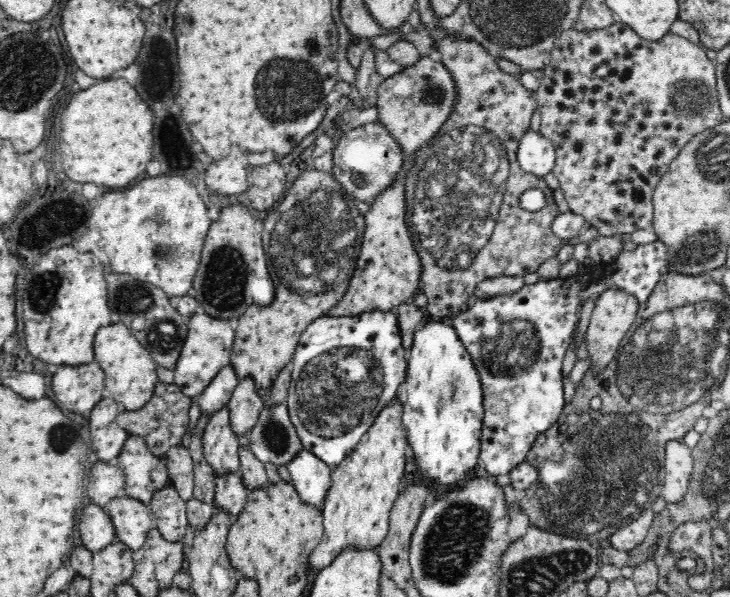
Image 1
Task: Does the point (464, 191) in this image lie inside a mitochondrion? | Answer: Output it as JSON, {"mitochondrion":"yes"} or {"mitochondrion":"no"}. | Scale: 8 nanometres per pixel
{"mitochondrion":"yes"}

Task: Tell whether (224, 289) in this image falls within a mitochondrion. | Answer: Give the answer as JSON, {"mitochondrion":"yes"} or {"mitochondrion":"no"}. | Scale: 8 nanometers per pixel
{"mitochondrion":"yes"}

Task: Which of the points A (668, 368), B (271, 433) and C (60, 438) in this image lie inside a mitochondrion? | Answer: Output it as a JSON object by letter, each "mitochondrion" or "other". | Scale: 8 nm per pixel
{"A":"mitochondrion","B":"mitochondrion","C":"mitochondrion"}

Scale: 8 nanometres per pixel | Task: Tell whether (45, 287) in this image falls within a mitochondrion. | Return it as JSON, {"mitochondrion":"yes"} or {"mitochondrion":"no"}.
{"mitochondrion":"yes"}

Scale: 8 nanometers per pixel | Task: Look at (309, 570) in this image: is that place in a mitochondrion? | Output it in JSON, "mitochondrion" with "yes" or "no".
{"mitochondrion":"no"}

